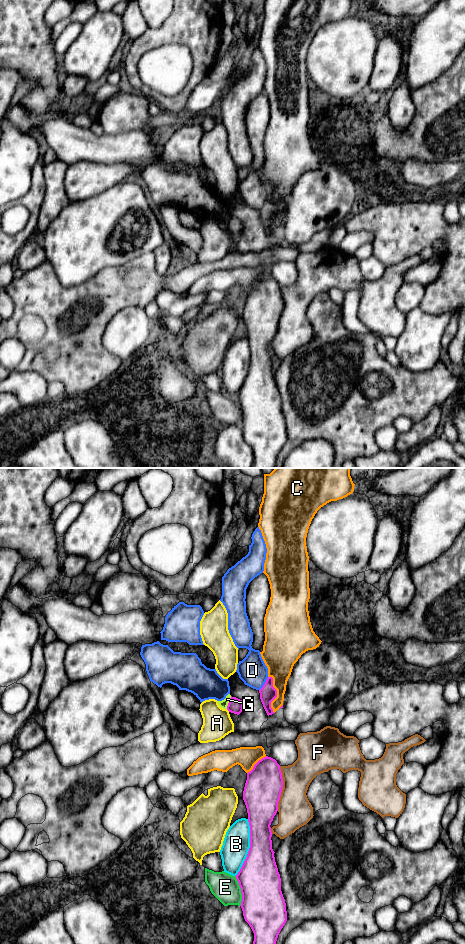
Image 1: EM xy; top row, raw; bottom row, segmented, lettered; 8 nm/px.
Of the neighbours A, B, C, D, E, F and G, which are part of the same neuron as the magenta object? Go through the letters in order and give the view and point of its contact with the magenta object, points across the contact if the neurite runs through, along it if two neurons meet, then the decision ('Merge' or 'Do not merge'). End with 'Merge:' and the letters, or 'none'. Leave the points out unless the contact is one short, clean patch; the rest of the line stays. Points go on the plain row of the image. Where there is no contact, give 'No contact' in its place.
A: Touches magenta at xy (228, 230). Do not merge
B: Touches magenta at xy (249, 368). Do not merge
C: Touches magenta at xy (276, 213). Do not merge
D: Touches magenta at xy (264, 204). Do not merge
E: Touches magenta at xy (241, 411). Boundary: xy (234, 396), (240, 408), (240, 425). Do not merge
F: Touches magenta at xy (282, 308). Do not merge
G: Touches magenta at xy (229, 222). Boundary: xy (231, 216), (226, 228). Do not merge
Merge: none

